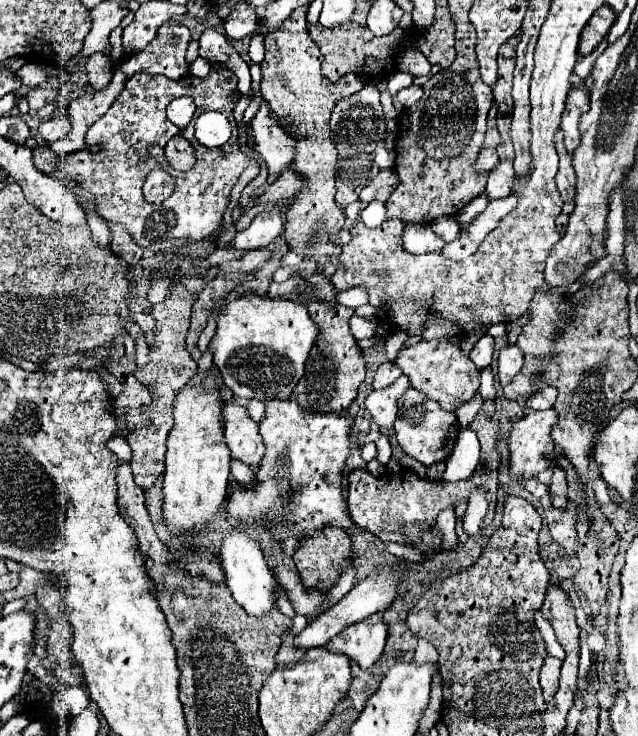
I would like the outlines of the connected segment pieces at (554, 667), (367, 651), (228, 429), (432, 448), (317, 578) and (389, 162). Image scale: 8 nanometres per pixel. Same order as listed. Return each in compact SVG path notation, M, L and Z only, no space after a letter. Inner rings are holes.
M546 656L544 658L544 664L542 664L542 670L540 670L540 686L544 690L544 700L550 702L554 692L558 690L558 676L560 676L560 660L558 658L552 658L552 656Z
M374 618L362 620L342 630L326 644L326 650L348 656L360 668L370 668L380 658L384 644L386 644L386 624L380 618Z
M224 402L222 406L224 418L224 442L232 452L232 458L242 460L252 470L258 468L262 460L264 446L262 436L258 434L258 424L250 418L248 410L236 406L234 402Z
M408 388L398 398L396 406L398 406L398 414L396 414L394 430L396 430L396 438L398 438L398 444L404 450L404 454L408 454L410 458L416 458L424 466L446 460L450 456L450 452L456 444L456 436L458 436L456 416L452 412L442 410L436 400L428 398L426 394L418 392L416 388Z
M326 528L326 530L320 530L320 532L304 538L302 546L294 554L294 564L300 572L304 588L306 590L318 590L318 592L324 594L338 582L338 578L346 570L346 562L352 560L352 558L354 558L354 552L352 552L350 536L344 530Z
M379 141L376 146L376 164L380 170L388 170L388 168L394 168L396 164L396 154L394 152L386 152L383 141Z

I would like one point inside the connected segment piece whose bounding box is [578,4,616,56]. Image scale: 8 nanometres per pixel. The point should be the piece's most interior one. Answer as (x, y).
(603, 18)

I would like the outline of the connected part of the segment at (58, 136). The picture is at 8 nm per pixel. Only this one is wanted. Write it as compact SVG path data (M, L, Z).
M62 116L62 118L50 118L46 120L42 126L40 126L40 136L46 140L46 142L56 142L56 140L62 140L70 134L72 130L72 124L68 120L68 116Z

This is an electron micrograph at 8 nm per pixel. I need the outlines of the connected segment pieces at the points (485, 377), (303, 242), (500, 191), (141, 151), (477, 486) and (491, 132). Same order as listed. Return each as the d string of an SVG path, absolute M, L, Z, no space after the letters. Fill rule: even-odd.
M484 368L480 372L480 392L482 392L482 398L494 400L494 374L490 368Z
M310 4L298 6L290 14L290 18L276 30L258 24L258 34L264 36L264 48L266 48L266 58L260 64L262 68L260 90L264 100L270 104L272 112L288 122L286 132L296 140L294 146L296 156L290 164L290 170L300 174L304 180L304 186L296 192L286 212L284 238L290 250L302 252L304 258L310 258L316 264L320 274L330 278L340 266L340 252L342 252L340 246L330 242L330 234L338 234L346 220L344 212L334 200L336 194L334 176L336 176L338 152L330 140L330 114L340 98L358 92L367 82L354 73L346 74L336 83L326 80L326 76L320 70L320 64L324 60L322 52L308 34L308 22L306 22L308 6Z
M504 160L504 162L498 162L496 168L490 172L488 176L488 184L486 184L486 196L488 200L498 200L498 198L506 198L512 190L512 182L514 182L514 168L512 168L512 162L510 160Z
M224 66L212 68L206 78L188 74L180 80L170 80L160 74L134 74L126 82L108 114L86 132L86 148L60 156L58 166L94 196L100 218L122 224L136 244L160 252L204 240L222 228L222 216L228 208L230 192L250 162L246 156L244 164L244 152L238 146L238 125L232 116L236 102L230 98L234 92L238 92L238 78ZM180 96L190 96L194 102L198 102L196 118L206 110L222 112L230 120L230 140L220 148L206 148L194 138L194 120L184 130L170 124L166 118L166 106ZM174 136L184 136L194 146L196 164L188 172L174 170L164 156L164 146ZM94 144L102 144L98 154L90 152L90 146ZM154 168L166 170L174 180L174 194L160 204L146 202L142 194L142 184Z
M356 468L348 474L348 512L352 522L358 528L364 528L372 534L376 534L384 542L396 542L404 544L404 528L412 524L424 524L434 526L436 518L442 510L450 506L458 506L460 502L468 502L468 496L480 490L488 500L488 512L480 528L486 528L492 524L494 508L496 508L496 490L498 490L498 478L496 472L488 474L474 474L468 480L462 482L440 482L440 480L426 480L420 478L412 470L400 470L400 472L386 472L382 476L372 476L364 468Z
M492 106L488 112L488 132L486 132L486 140L484 140L482 148L496 148L500 142L502 140L500 140L498 128L496 128L496 106Z

